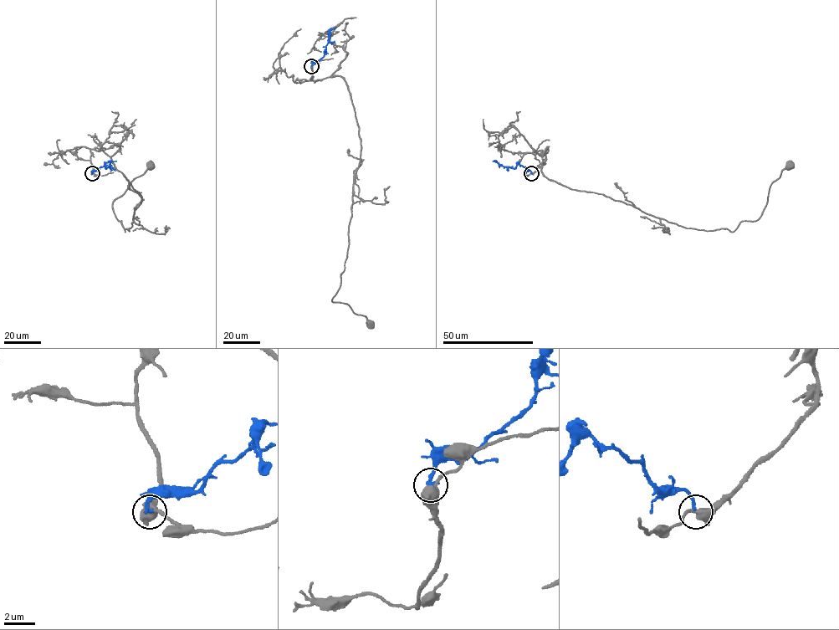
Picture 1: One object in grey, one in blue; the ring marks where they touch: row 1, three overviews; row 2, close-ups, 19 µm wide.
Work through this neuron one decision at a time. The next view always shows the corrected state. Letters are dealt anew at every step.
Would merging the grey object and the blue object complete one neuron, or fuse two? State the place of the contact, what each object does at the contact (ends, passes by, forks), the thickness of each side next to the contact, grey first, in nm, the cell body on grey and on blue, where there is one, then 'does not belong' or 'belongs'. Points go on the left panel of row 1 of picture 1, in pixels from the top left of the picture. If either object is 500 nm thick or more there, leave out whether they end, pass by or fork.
(92, 173) | grey passes by | blue ends | 480/260 nm | grey (150, 166) | blue none | belongs

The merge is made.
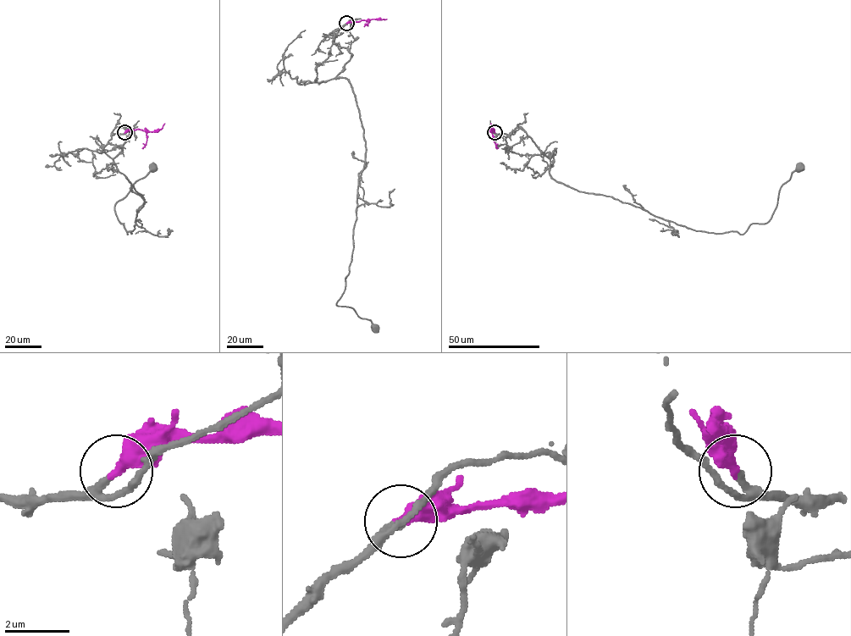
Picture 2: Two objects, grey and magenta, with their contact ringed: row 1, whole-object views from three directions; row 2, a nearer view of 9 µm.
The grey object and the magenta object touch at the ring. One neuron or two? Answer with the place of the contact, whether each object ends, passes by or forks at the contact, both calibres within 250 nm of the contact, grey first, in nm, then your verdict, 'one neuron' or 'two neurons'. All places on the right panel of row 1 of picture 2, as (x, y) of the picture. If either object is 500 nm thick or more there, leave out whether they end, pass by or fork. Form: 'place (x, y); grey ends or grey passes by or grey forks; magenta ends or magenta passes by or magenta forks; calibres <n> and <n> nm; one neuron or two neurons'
place (494, 132); grey passes by; magenta ends; calibres 160 and 440 nm; one neuron

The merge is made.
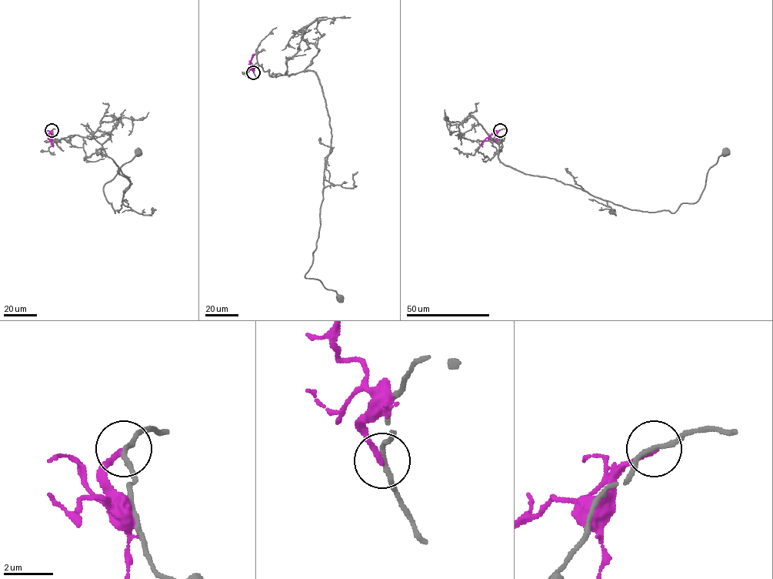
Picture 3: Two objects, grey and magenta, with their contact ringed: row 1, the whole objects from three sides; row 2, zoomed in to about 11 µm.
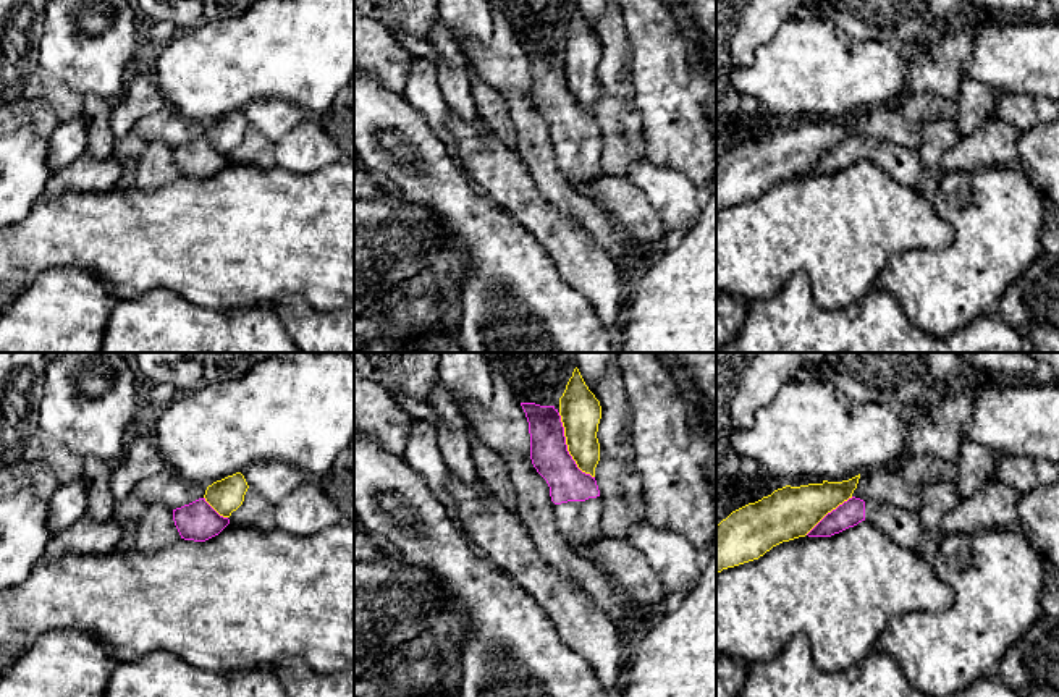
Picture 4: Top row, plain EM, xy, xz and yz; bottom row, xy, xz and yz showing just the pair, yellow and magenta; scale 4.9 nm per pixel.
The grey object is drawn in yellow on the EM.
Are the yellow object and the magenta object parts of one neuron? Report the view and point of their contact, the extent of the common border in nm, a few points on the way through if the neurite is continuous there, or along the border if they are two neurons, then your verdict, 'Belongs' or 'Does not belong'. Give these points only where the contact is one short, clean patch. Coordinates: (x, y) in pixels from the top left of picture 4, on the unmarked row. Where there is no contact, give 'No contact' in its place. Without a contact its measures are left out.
Touches yellow at xz (568, 86). Shared border 380 nm. Does not belong

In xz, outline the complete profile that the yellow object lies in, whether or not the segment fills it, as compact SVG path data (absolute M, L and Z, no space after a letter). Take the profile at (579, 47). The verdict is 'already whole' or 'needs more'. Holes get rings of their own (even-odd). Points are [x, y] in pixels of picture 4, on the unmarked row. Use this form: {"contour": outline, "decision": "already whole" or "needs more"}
{"contour": "M577 5L559 36L559 53L569 92L582 110L595 115L595 105L600 99L597 70L601 44L585 23Z", "decision": "already whole"}

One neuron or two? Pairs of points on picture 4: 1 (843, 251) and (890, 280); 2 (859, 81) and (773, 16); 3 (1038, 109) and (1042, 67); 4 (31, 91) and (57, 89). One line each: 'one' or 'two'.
1: two
2: two
3: two
4: one

